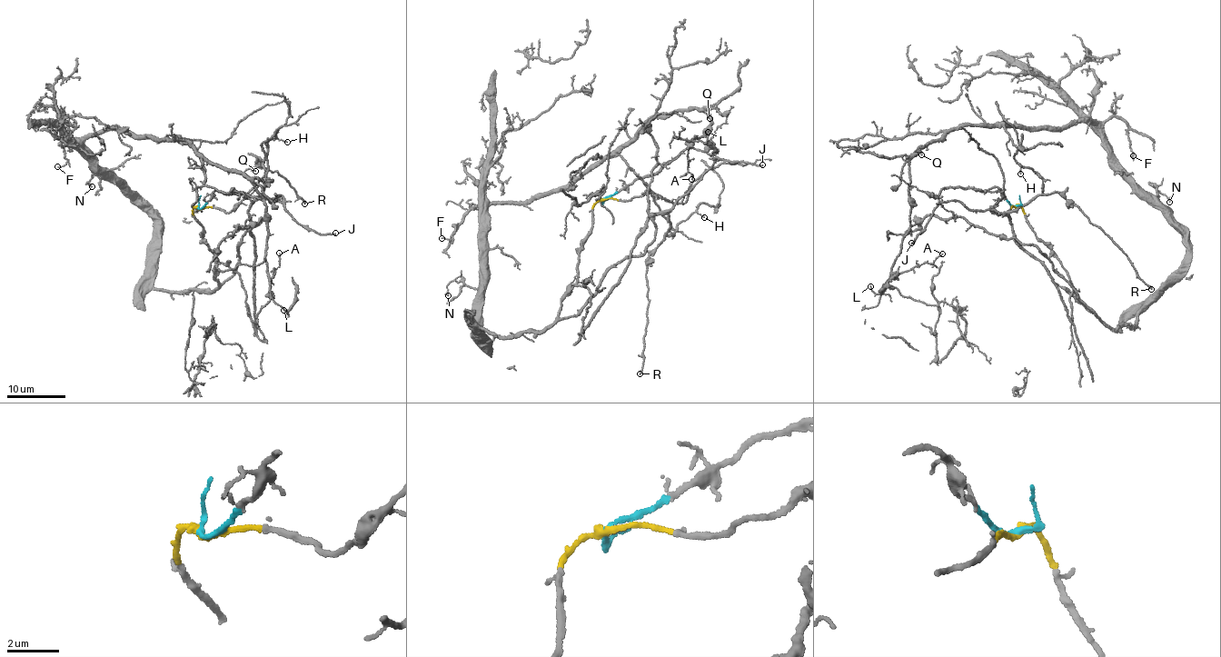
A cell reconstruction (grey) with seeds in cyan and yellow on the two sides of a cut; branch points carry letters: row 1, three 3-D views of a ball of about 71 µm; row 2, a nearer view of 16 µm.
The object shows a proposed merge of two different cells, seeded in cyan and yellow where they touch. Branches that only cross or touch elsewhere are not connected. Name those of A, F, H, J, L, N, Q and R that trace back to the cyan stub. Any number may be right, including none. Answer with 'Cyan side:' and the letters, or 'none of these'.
Cyan side: H, J, R

